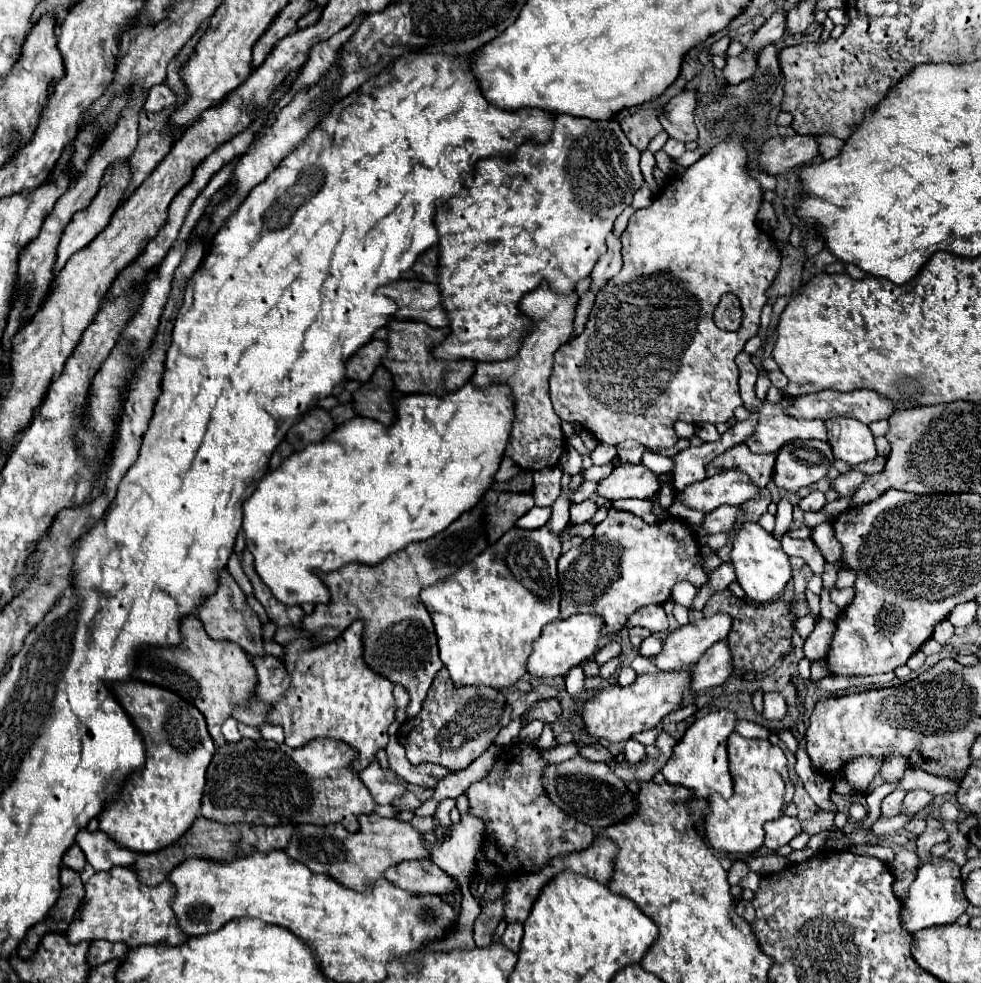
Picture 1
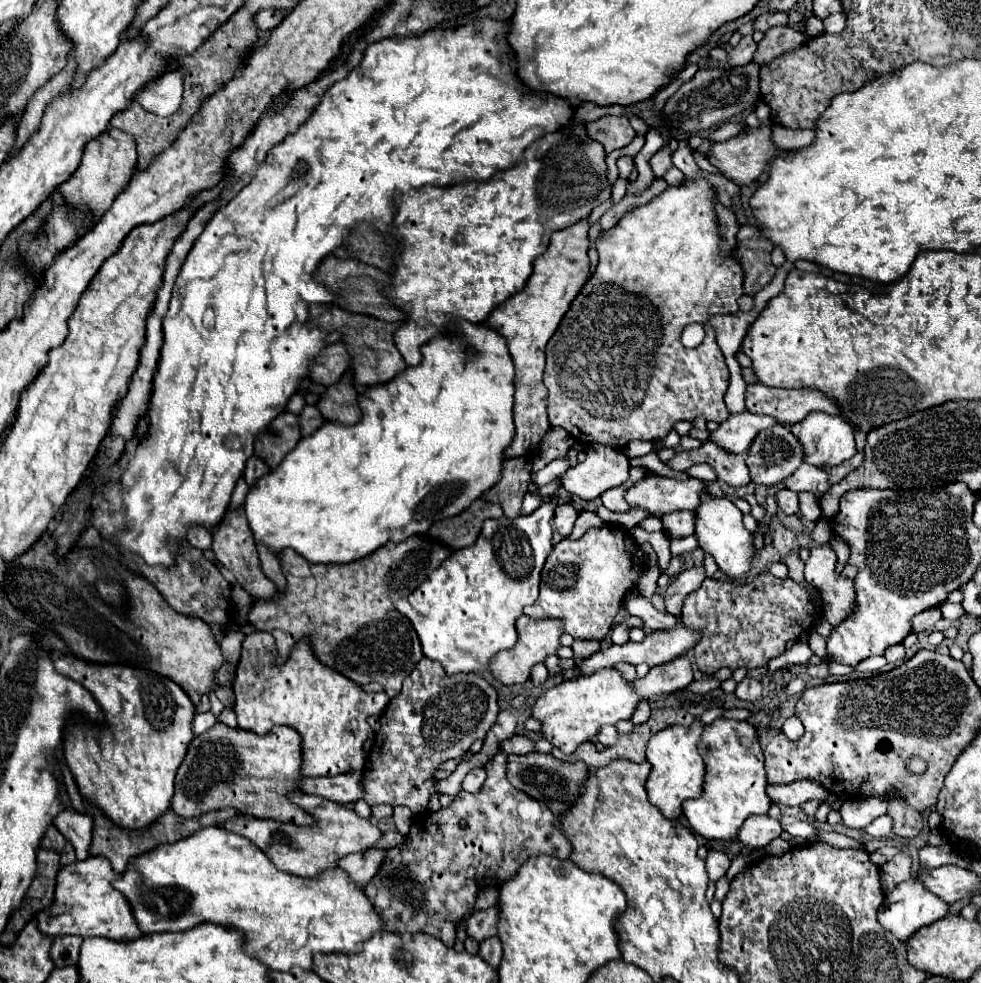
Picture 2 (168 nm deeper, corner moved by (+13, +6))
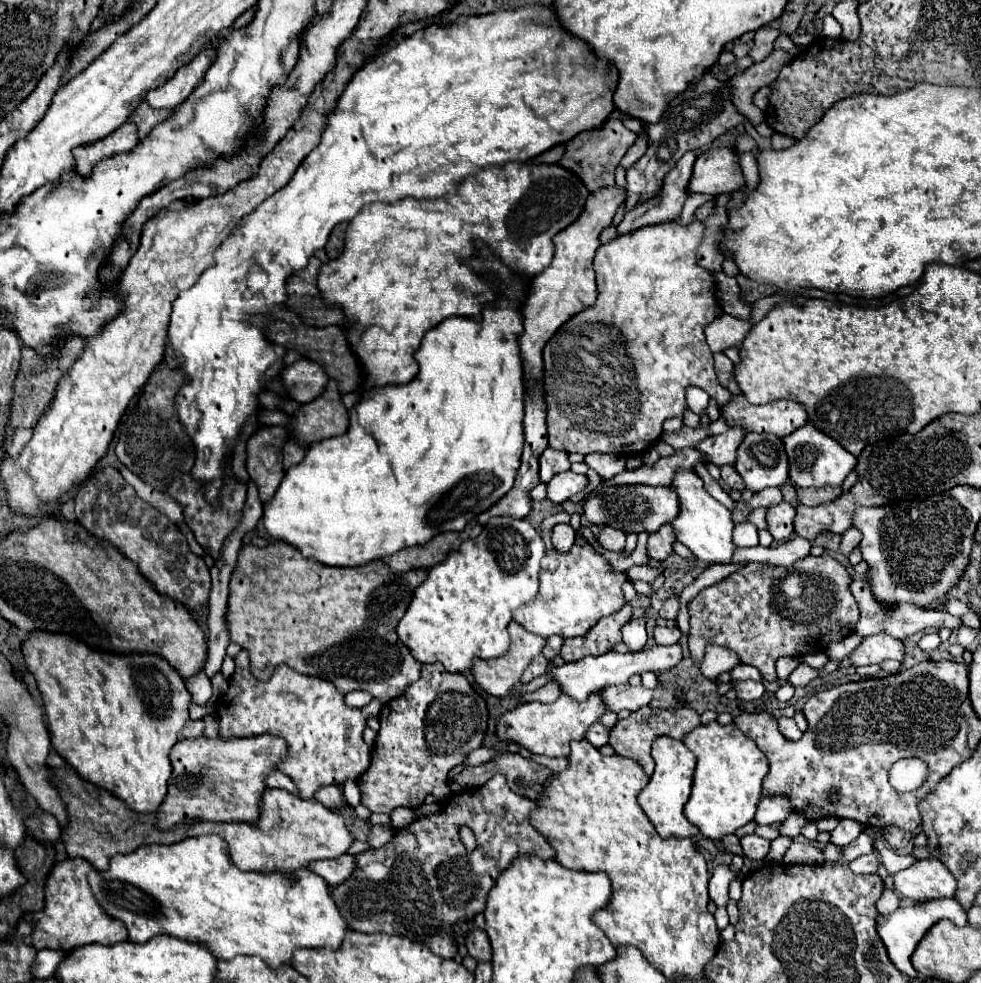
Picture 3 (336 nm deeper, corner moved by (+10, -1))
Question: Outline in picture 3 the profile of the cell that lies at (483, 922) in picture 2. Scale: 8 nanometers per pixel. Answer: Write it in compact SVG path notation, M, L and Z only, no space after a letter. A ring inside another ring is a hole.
M472 927L466 935L466 949L468 953L476 959L476 961L490 961L492 959L492 947L490 947L490 939L486 935L484 929Z

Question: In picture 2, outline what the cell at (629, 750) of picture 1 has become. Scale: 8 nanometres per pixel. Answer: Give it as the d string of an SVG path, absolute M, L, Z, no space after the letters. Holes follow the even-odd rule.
M605 726L605 728L601 728L601 730L597 732L597 740L599 740L603 746L613 744L613 742L617 740L617 730L615 730L615 726Z

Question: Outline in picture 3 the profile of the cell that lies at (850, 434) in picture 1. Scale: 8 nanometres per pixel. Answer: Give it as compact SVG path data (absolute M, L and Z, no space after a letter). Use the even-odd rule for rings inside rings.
M810 423L784 437L784 447L790 459L790 483L794 487L840 485L856 465L856 457L850 451L844 451L840 443L832 441L828 435L822 435L820 429L812 427Z

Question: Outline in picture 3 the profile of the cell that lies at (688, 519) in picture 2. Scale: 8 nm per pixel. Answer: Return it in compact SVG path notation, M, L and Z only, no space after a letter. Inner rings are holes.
M666 523L664 527L660 527L660 531L650 535L650 539L648 539L648 555L652 559L664 561L672 553L672 543L674 541L676 541L676 535L672 531L672 525Z

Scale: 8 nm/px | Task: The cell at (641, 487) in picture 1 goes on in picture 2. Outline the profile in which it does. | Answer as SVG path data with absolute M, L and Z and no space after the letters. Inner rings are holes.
M591 444L585 448L585 454L585 462L579 462L559 476L561 486L569 494L593 500L629 478L629 460L617 448Z

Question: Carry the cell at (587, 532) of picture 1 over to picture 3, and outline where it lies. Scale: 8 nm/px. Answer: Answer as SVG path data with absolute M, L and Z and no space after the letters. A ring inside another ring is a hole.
M602 527L598 533L598 543L608 551L624 551L626 535L616 531L614 527Z

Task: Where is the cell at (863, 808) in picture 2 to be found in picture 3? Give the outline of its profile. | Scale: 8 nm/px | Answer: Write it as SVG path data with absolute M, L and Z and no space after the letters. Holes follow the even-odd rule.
M840 819L838 827L832 831L830 841L844 847L844 845L852 843L852 839L856 839L864 829L866 829L864 823L856 823L854 819Z

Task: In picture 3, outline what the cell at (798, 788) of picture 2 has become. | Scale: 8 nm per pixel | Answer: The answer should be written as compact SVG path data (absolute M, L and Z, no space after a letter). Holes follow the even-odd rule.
M782 795L762 797L754 821L758 825L774 825L774 823L782 823L790 813L792 813L792 803L788 797Z

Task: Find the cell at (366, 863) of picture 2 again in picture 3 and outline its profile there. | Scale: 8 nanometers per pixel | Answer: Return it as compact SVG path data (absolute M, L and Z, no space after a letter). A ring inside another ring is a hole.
M342 855L336 859L324 859L318 863L310 863L308 865L310 871L316 871L316 875L324 877L330 885L338 885L344 883L346 879L350 879L354 875L356 869L356 859L354 855Z

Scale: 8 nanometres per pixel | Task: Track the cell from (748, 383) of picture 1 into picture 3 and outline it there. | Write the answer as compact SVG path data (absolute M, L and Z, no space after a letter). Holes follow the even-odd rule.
M732 427L726 433L706 437L698 445L698 451L706 453L708 455L708 461L710 463L716 463L718 467L720 465L726 465L726 463L732 465L732 463L736 463L736 451L738 451L740 443L744 441L744 435L746 435L746 429Z

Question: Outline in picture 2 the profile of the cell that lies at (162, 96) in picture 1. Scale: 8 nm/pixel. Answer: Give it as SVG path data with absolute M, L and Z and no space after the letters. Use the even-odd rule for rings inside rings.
M171 70L161 74L155 86L145 88L135 100L147 112L153 112L159 116L171 116L173 112L177 112L181 104L181 94L183 94L183 72Z

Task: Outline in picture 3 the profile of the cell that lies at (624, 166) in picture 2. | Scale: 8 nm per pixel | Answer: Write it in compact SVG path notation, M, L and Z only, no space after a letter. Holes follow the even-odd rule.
M640 133L640 135L638 135L638 139L636 139L636 143L628 149L626 157L620 161L620 165L622 165L624 169L632 167L632 165L634 165L634 163L644 155L646 147L648 147L648 139L646 139L646 135L644 135L644 133Z

